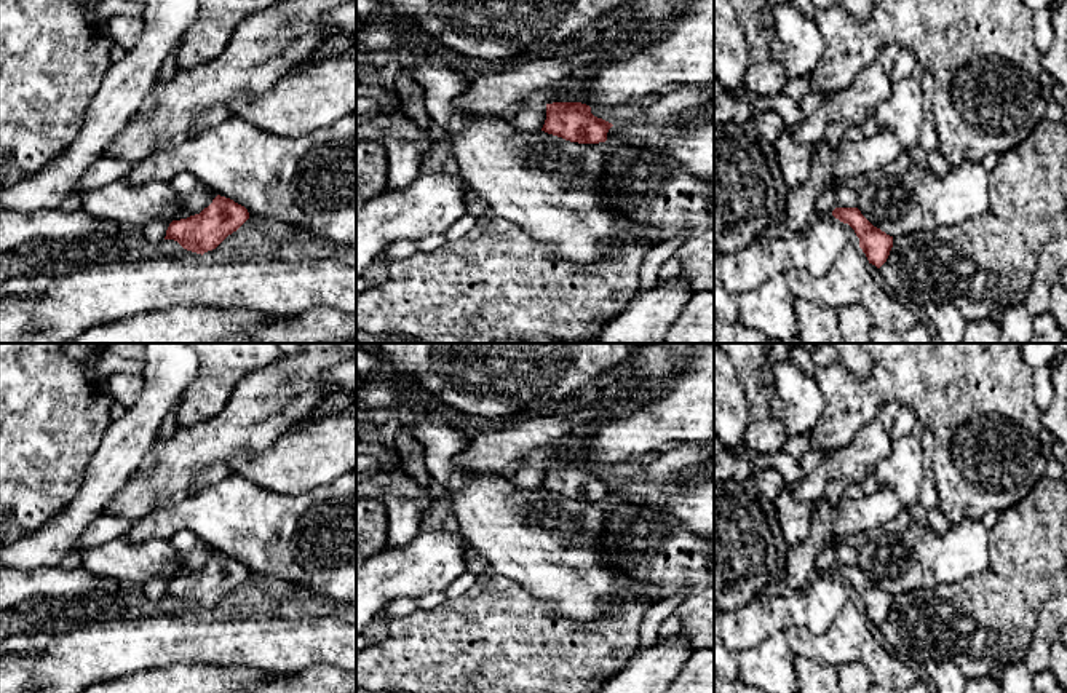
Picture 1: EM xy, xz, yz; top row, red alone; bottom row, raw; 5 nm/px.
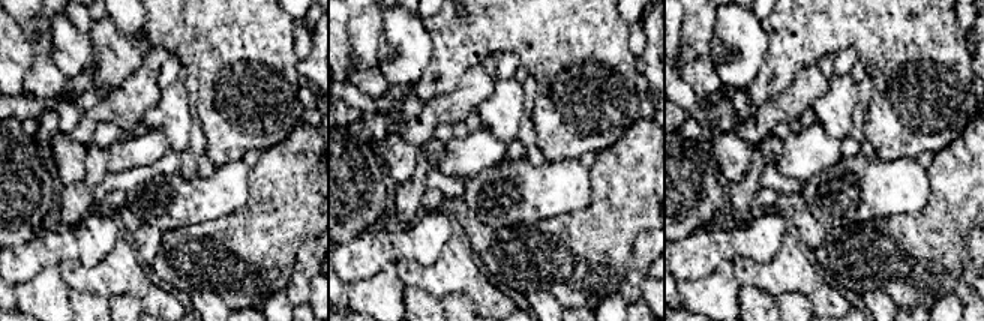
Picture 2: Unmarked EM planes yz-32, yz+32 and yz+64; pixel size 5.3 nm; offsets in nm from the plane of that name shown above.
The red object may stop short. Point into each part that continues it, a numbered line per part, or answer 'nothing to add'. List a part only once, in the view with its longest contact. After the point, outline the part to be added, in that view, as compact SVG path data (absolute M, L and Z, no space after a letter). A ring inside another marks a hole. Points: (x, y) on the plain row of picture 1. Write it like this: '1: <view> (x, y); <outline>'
nothing to add

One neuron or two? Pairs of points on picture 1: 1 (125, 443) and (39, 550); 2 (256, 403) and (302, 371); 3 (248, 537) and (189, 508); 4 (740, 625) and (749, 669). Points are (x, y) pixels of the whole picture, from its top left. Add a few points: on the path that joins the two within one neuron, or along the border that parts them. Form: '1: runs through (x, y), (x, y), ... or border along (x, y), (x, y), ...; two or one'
1: runs through (109, 470), (90, 502), (66, 526); one
2: runs through (267, 401), (291, 382); one
3: runs through (234, 522), (226, 514), (203, 513); one
4: border along (778, 631), (759, 644), (733, 653); two

